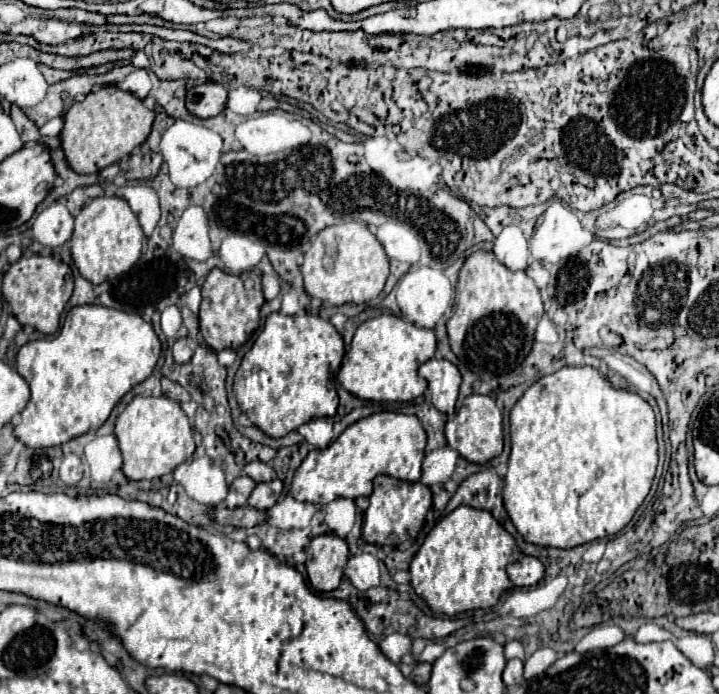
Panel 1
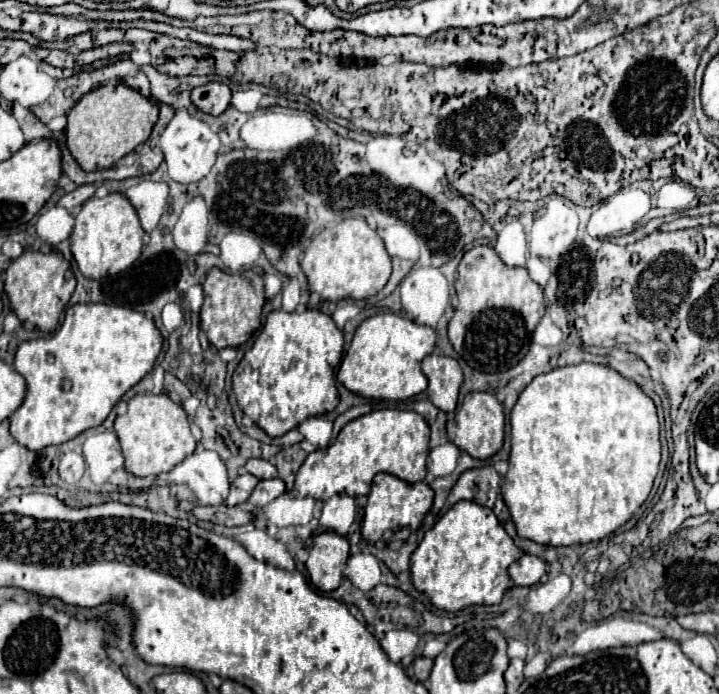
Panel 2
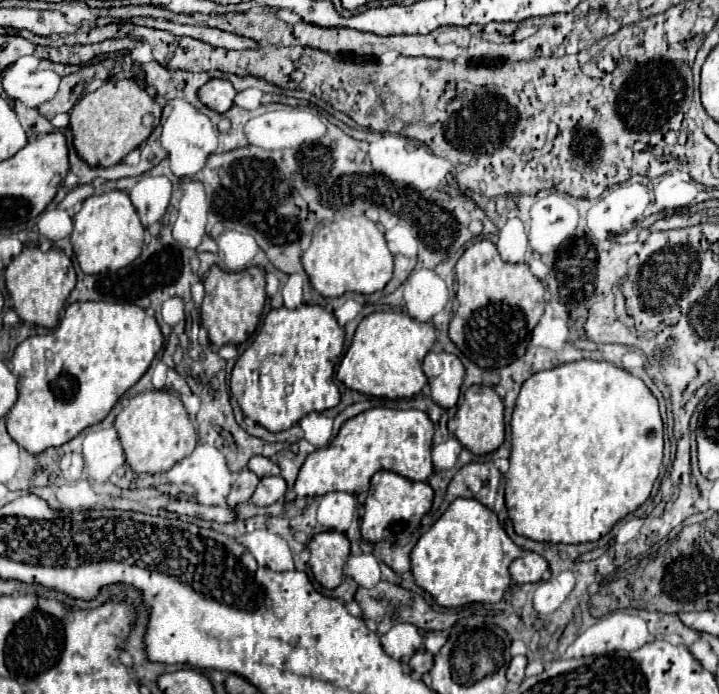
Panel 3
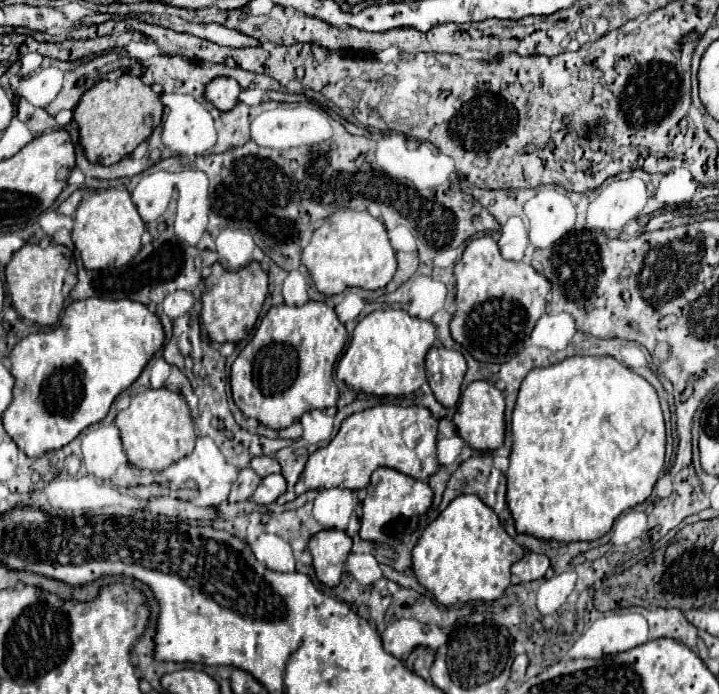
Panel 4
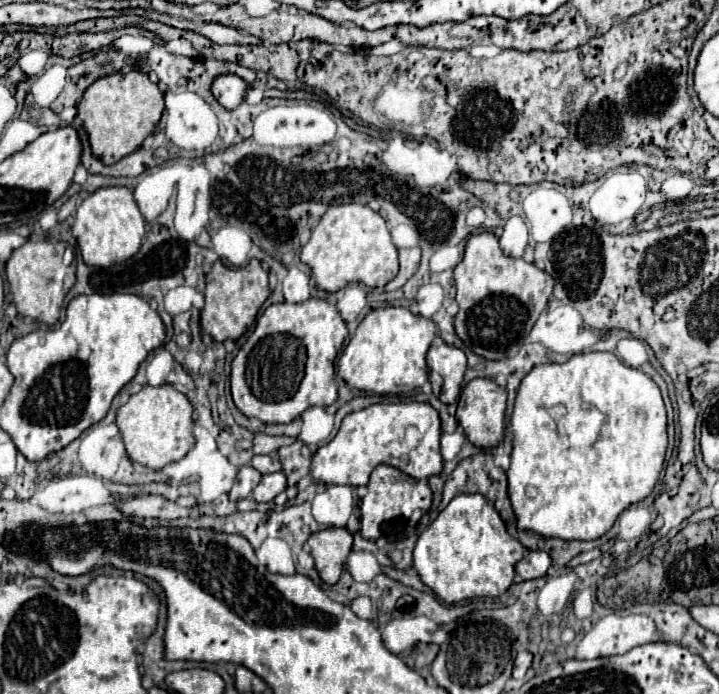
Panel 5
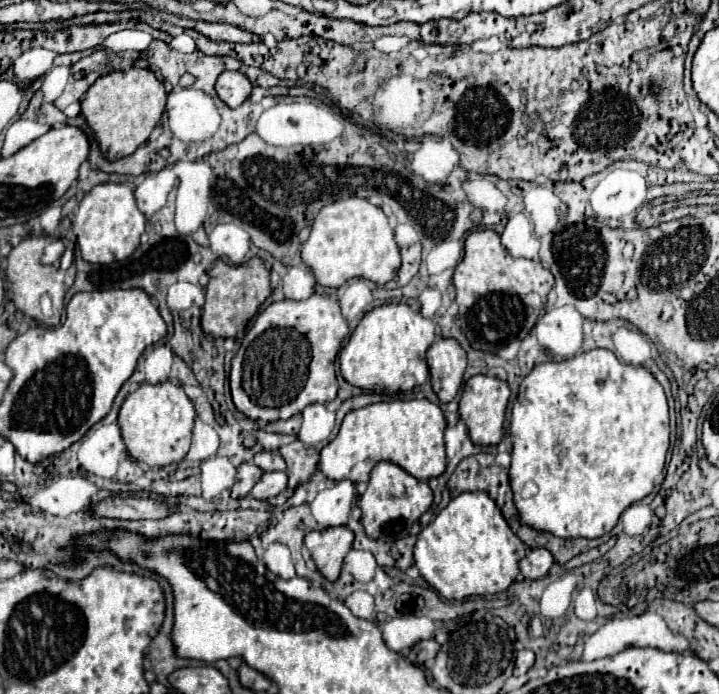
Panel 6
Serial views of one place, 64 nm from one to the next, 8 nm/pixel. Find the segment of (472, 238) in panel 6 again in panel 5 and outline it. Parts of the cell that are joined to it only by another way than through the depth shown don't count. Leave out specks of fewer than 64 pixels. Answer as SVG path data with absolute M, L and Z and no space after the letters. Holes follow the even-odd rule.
M480 232L468 238L464 258L454 268L454 280L460 308L454 316L456 336L486 360L506 358L506 350L530 334L538 316L546 310L548 296L554 288L554 278L544 270L504 256L492 232Z

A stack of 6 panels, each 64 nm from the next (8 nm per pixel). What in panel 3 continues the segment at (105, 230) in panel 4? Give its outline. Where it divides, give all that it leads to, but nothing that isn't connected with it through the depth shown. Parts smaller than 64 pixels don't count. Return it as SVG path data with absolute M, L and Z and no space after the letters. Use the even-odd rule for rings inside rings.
M112 190L102 196L94 194L84 200L80 212L74 216L74 232L70 240L74 256L84 274L116 272L136 260L136 256L140 256L144 228L128 194L122 190Z

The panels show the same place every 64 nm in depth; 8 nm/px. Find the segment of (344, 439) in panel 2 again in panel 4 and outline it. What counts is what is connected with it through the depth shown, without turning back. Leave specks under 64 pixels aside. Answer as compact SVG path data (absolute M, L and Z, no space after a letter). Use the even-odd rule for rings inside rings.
M380 404L364 412L352 414L342 422L338 434L332 438L328 446L318 448L316 452L310 454L308 464L304 466L304 476L296 484L296 494L326 488L348 488L348 490L368 488L372 472L382 466L394 468L410 478L426 482L438 470L436 432L438 432L436 418L428 408L422 406L402 408ZM412 424L418 424L420 440L414 448L408 448L402 438L402 432Z

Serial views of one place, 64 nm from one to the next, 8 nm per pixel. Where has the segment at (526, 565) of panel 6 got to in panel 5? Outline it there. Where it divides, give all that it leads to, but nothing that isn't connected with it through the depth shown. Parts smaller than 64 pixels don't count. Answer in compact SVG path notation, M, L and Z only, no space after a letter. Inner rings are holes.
M536 550L536 552L528 552L518 564L516 564L516 574L522 578L522 580L534 580L534 578L542 578L546 576L548 568L550 568L552 560L546 552L542 550Z

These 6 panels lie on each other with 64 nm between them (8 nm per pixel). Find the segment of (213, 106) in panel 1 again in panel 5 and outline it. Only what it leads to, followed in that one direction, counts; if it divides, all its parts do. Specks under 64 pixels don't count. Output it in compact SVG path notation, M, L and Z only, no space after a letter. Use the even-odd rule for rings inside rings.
M222 74L212 82L212 96L218 100L218 104L226 110L234 110L246 94L246 84L242 78L234 76L234 74Z

